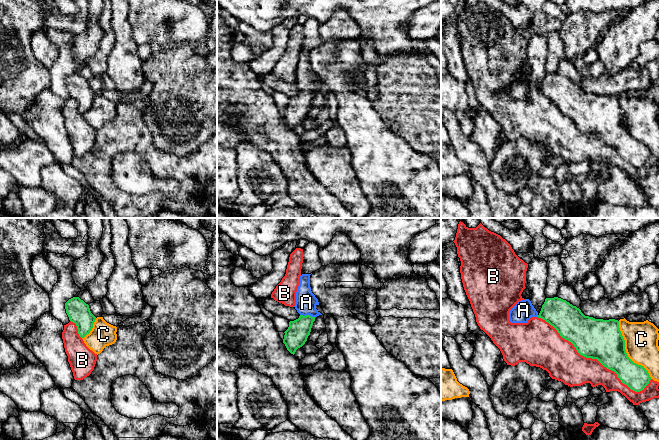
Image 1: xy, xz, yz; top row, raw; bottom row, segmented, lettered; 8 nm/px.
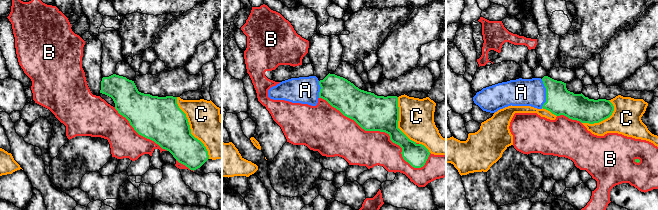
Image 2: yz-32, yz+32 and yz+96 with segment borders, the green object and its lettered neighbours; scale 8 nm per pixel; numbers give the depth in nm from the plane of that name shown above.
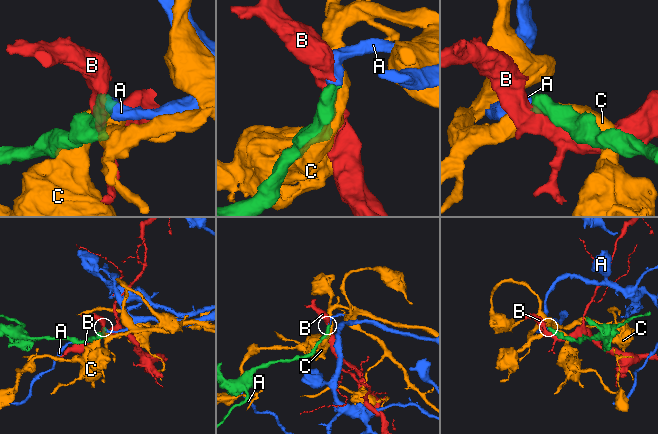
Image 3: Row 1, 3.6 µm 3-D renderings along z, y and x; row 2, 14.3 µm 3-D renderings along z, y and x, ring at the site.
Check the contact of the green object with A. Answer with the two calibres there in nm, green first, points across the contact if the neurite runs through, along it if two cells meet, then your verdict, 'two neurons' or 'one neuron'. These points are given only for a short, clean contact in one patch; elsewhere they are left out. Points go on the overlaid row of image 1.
180/170 nm | across xz (296, 335), (308, 315), (306, 302) | one neuron

